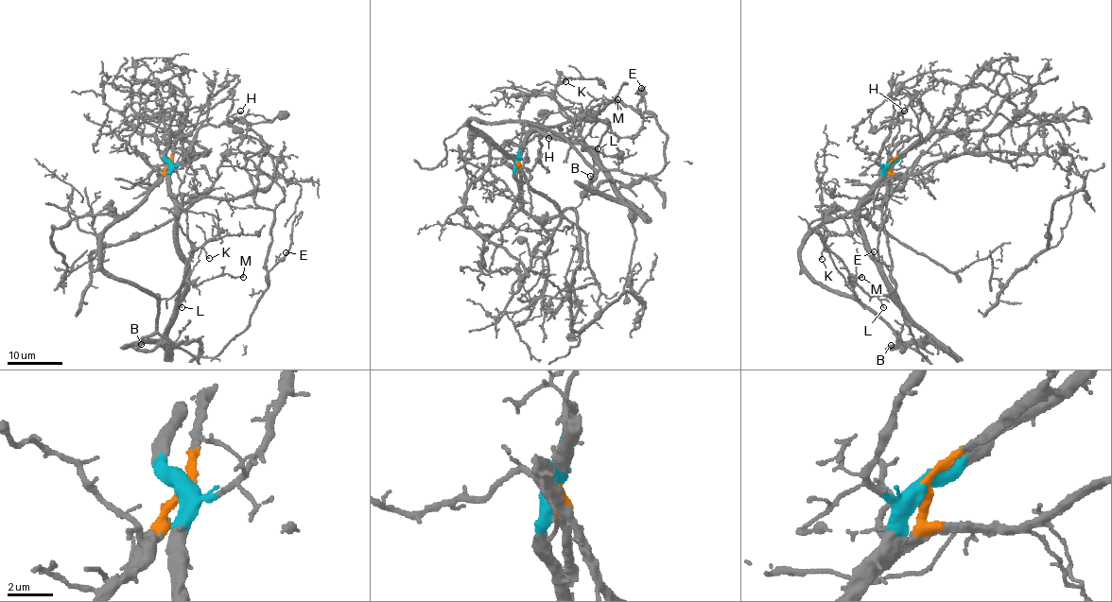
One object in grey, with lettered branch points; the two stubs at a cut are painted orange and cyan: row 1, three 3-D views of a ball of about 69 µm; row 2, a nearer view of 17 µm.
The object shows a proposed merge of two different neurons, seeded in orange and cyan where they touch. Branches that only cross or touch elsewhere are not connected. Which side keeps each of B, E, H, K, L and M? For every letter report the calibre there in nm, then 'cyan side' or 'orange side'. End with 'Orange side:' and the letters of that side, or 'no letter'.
B: calibre 100 nm; cyan side
E: calibre 110 nm; orange side
H: calibre 130 nm; cyan side
K: calibre 140 nm; cyan side
L: calibre 100 nm; cyan side
M: calibre 170 nm; cyan side
Orange side: E

